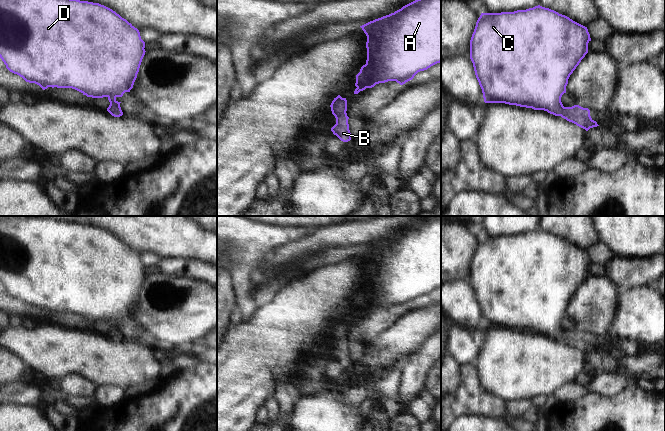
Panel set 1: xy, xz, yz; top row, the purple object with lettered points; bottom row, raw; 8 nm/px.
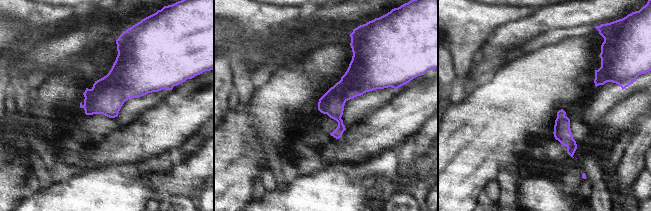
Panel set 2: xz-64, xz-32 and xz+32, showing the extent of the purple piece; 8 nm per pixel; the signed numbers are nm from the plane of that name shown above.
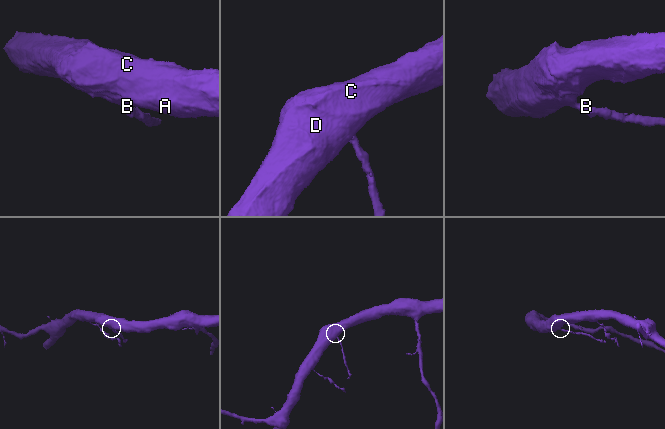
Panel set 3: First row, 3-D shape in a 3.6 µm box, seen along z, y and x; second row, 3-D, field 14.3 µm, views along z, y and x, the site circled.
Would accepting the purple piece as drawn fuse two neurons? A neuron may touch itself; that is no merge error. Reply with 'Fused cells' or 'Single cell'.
Single cell

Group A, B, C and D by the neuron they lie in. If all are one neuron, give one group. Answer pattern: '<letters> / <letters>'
A B C D

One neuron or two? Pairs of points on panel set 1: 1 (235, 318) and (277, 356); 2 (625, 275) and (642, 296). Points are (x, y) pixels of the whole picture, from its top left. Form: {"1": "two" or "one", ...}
{"1": "two", "2": "two"}

